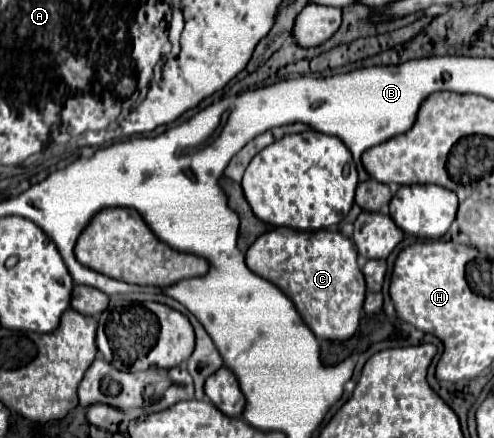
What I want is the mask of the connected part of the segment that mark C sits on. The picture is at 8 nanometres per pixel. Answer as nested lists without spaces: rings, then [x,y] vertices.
[[[275,228],[261,234],[247,250],[247,266],[261,278],[271,278],[271,282],[291,298],[317,338],[347,340],[357,332],[367,286],[351,238],[337,230],[301,232]]]

